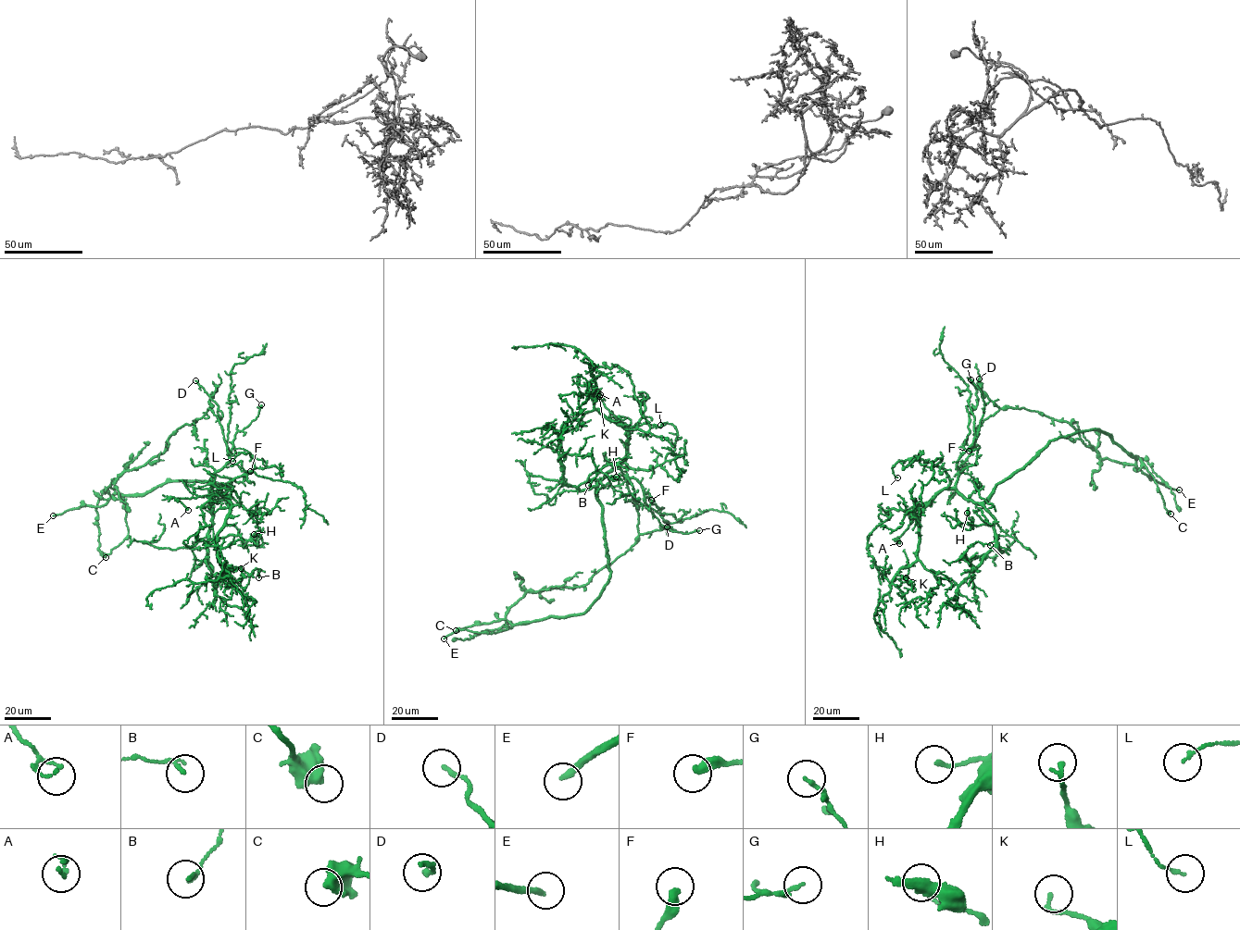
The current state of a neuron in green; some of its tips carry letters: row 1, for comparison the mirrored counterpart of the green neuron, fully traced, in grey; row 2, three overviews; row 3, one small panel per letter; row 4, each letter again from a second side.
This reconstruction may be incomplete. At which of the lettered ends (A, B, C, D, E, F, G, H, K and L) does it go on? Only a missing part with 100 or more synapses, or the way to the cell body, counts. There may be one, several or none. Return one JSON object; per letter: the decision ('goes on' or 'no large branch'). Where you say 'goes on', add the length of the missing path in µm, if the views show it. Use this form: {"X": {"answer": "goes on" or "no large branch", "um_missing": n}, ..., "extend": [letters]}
{"A": {"answer": "no large branch"}, "B": {"answer": "no large branch"}, "C": {"answer": "no large branch"}, "D": {"answer": "no large branch"}, "E": {"answer": "goes on", "um_missing": 200}, "F": {"answer": "no large branch"}, "G": {"answer": "no large branch"}, "H": {"answer": "no large branch"}, "K": {"answer": "no large branch"}, "L": {"answer": "no large branch"}, "extend": ["E"]}

